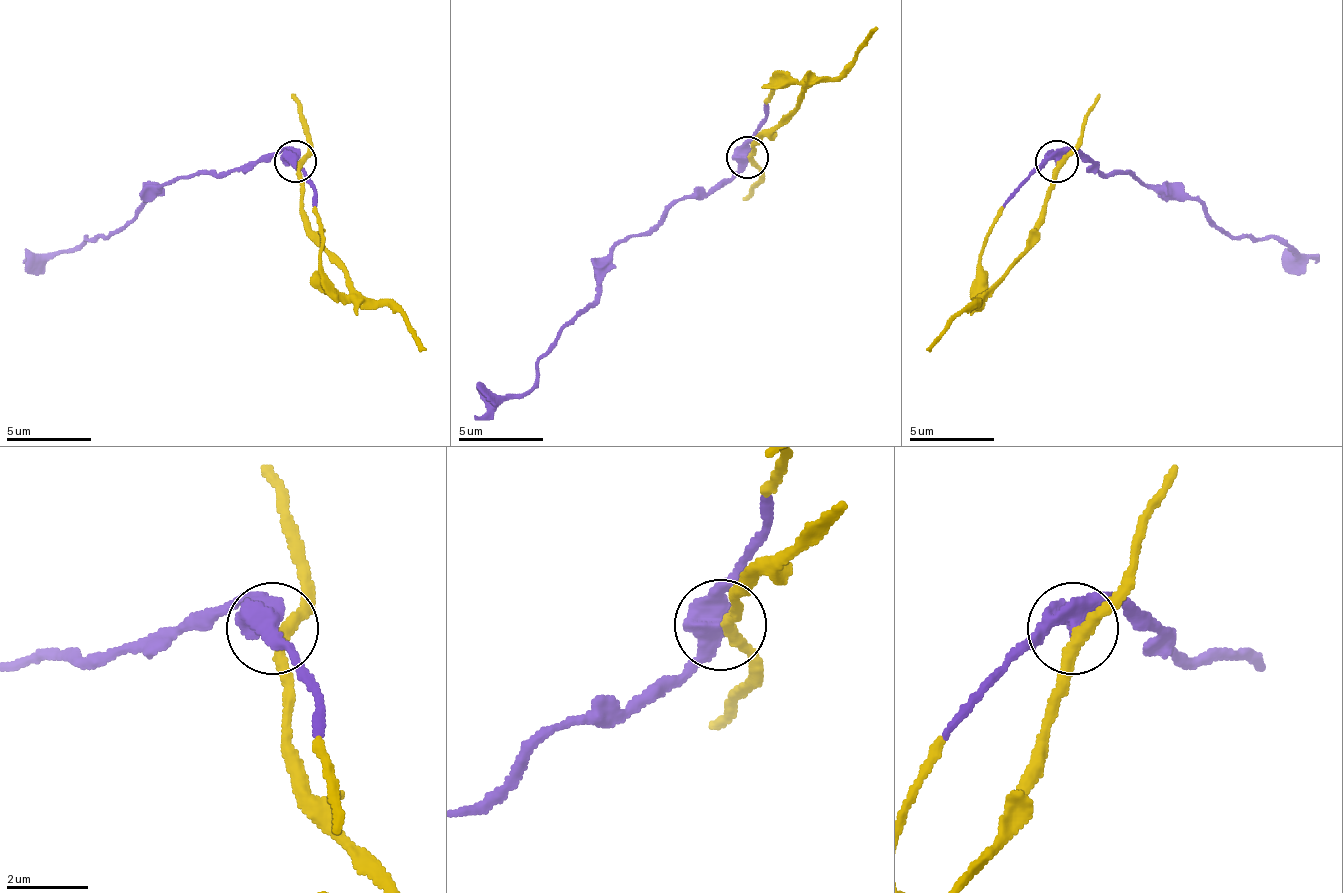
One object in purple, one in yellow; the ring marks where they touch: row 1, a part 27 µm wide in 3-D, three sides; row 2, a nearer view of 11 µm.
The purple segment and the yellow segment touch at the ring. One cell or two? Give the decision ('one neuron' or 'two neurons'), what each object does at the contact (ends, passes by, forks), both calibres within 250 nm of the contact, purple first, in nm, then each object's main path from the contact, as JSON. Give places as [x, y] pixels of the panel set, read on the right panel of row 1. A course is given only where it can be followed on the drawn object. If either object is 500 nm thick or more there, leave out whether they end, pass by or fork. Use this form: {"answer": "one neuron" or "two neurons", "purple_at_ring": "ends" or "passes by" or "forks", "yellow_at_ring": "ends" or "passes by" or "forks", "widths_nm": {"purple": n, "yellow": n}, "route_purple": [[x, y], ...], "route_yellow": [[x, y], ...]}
{"answer": "one neuron", "purple_at_ring": "passes by", "yellow_at_ring": "passes by", "widths_nm": {"purple": 480, "yellow": 280}, "route_purple": [[1055, 160], [1072, 152], [1093, 169], [1195, 198], [1229, 236], [1279, 236], [1296, 253], [1317, 257], [1313, 262]], "route_yellow": [[1055, 160], [1047, 215], [1001, 278], [984, 295], [979, 270], [984, 236], [1005, 207]]}

